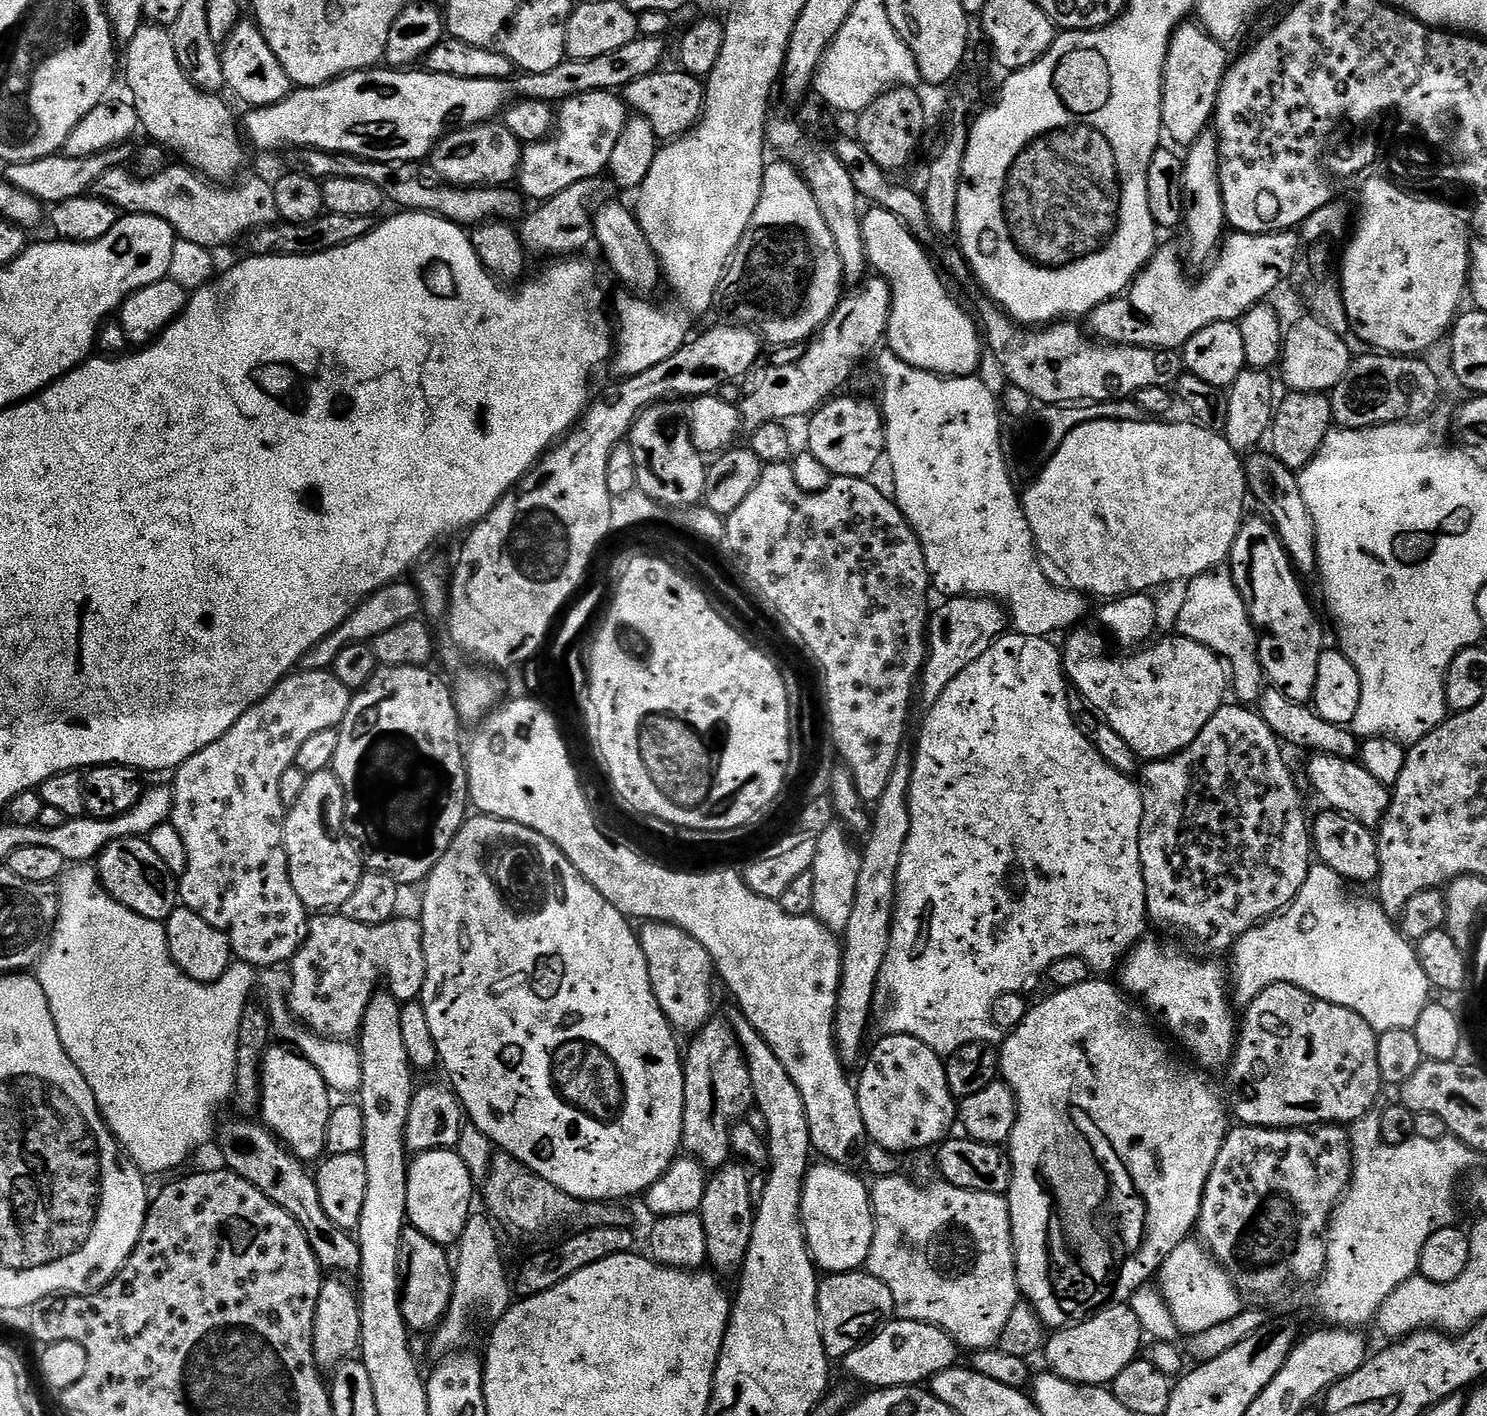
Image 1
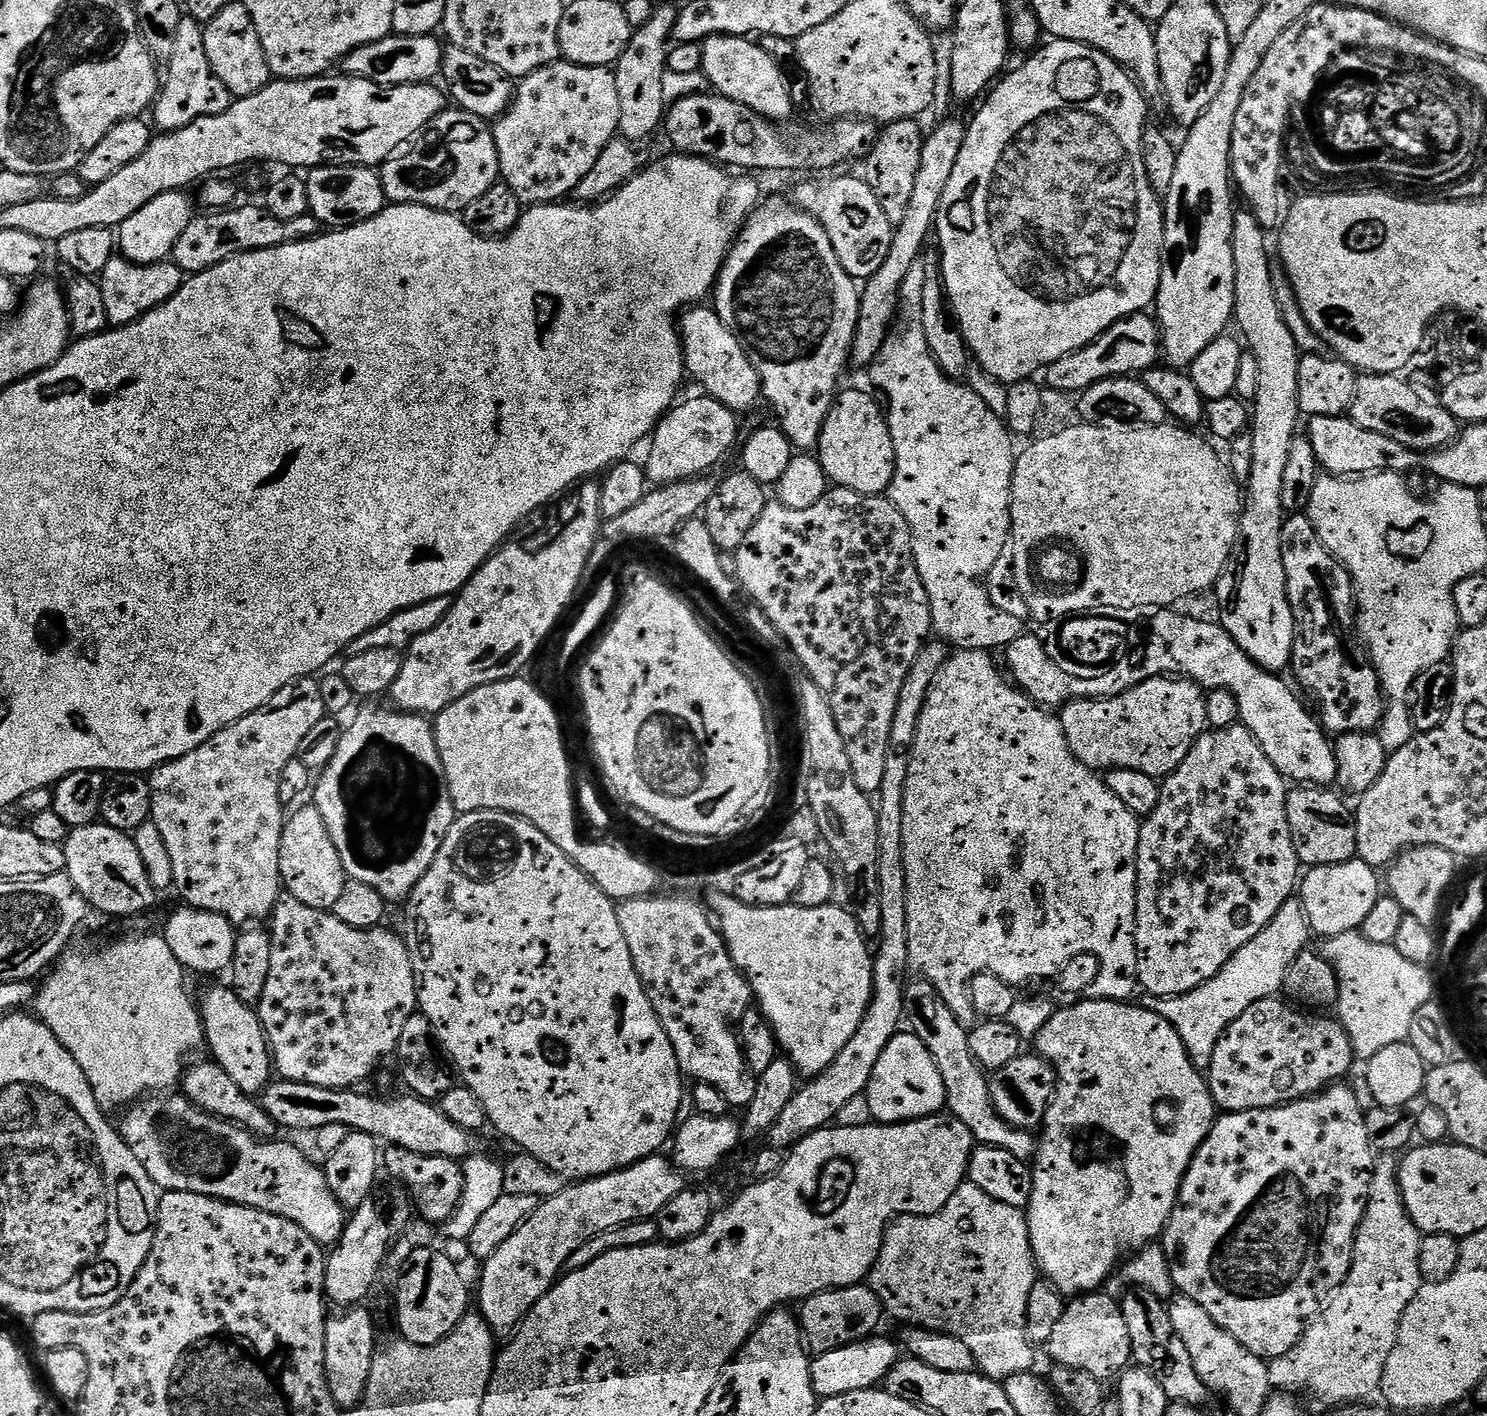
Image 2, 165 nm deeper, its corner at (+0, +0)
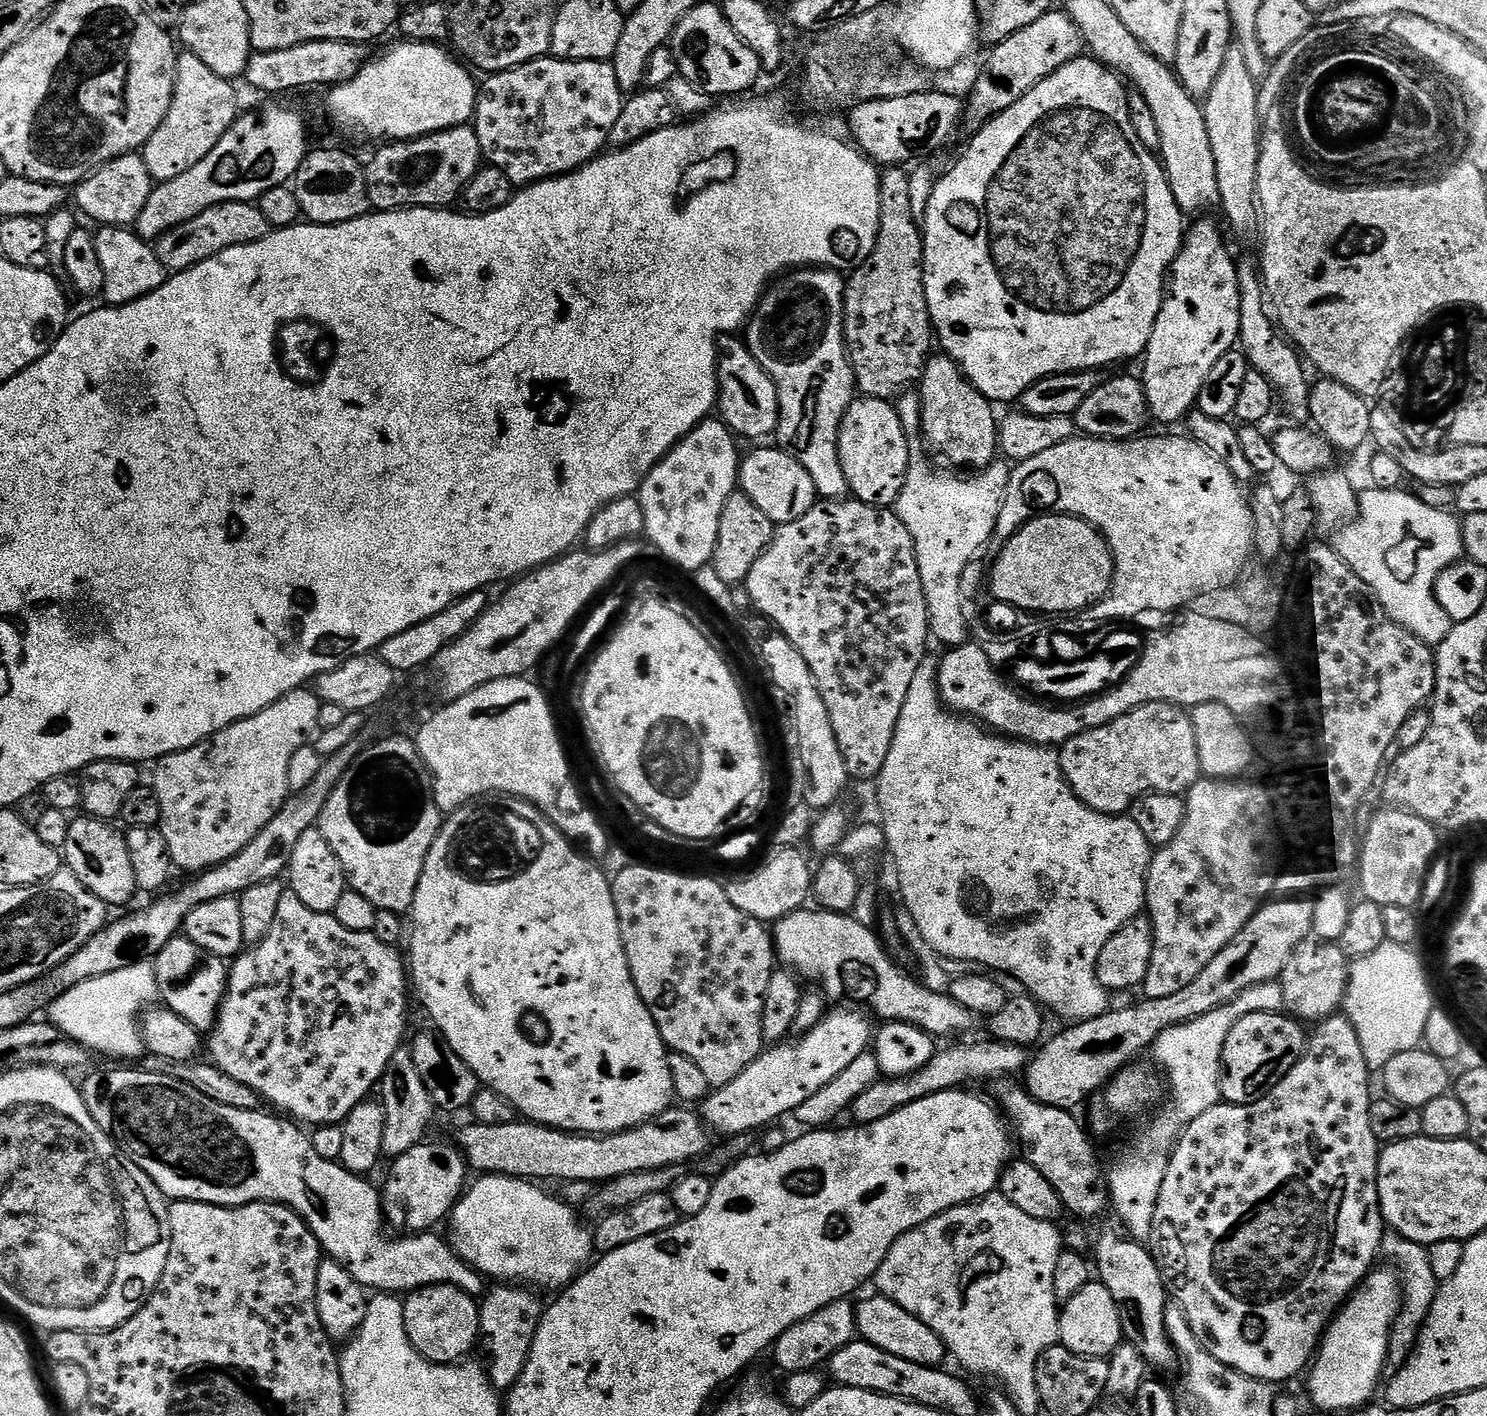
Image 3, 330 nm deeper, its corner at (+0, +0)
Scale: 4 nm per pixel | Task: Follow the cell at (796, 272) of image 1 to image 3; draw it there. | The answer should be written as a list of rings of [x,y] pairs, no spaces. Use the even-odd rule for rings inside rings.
[[[809,266],[789,270],[768,285],[746,325],[748,349],[754,358],[758,358],[762,370],[770,374],[778,390],[780,421],[774,433],[775,443],[783,452],[790,454],[798,466],[806,469],[806,474],[810,474],[814,481],[817,497],[825,500],[839,500],[849,495],[846,474],[842,474],[842,462],[838,458],[838,434],[842,418],[858,389],[844,341],[845,283],[845,277],[831,268]]]

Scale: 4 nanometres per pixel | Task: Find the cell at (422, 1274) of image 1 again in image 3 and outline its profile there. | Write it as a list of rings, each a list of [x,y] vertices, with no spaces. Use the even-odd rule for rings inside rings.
[[[431,1284],[411,1293],[403,1301],[406,1334],[418,1350],[435,1364],[454,1364],[465,1359],[480,1339],[480,1305],[460,1288],[449,1284]]]

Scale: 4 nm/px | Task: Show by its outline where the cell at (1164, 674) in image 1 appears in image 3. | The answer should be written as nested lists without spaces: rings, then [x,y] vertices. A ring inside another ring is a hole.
[[[1166,702],[1143,704],[1130,710],[1130,714],[1122,714],[1122,718],[1114,718],[1114,722],[1106,722],[1106,726],[1086,730],[1067,740],[1058,755],[1066,782],[1076,797],[1107,816],[1127,813],[1135,800],[1151,792],[1184,796],[1202,778],[1191,715],[1183,707]]]

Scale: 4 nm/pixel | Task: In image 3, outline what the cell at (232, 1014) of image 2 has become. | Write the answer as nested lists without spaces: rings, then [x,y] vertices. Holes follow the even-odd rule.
[[[181,934],[166,942],[166,946],[154,958],[154,967],[156,990],[163,1007],[178,1014],[178,1018],[186,1018],[186,1022],[190,1022],[190,1026],[194,1026],[197,1032],[211,1032],[216,1025],[220,1003],[224,1001],[224,992],[228,988],[229,965],[225,957],[210,954],[202,950],[202,946],[194,946],[194,942]]]

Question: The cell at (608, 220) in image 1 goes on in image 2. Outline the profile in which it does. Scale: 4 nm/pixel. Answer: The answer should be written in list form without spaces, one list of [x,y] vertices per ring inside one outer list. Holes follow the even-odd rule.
[[[693,306],[683,313],[678,320],[680,345],[684,351],[684,370],[701,384],[707,395],[713,396],[722,406],[730,411],[743,414],[756,403],[761,403],[762,389],[758,370],[750,362],[740,339],[722,322],[712,306]]]

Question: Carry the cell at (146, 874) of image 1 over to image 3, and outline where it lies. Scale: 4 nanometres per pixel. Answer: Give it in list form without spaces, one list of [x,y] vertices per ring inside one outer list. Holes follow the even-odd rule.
[[[80,814],[72,820],[70,834],[66,834],[66,842],[62,849],[62,860],[67,871],[74,873],[78,882],[86,886],[86,890],[93,892],[105,906],[112,904],[128,904],[138,896],[134,865],[130,862],[130,846],[126,846],[126,835],[115,823],[99,820],[87,814]]]

